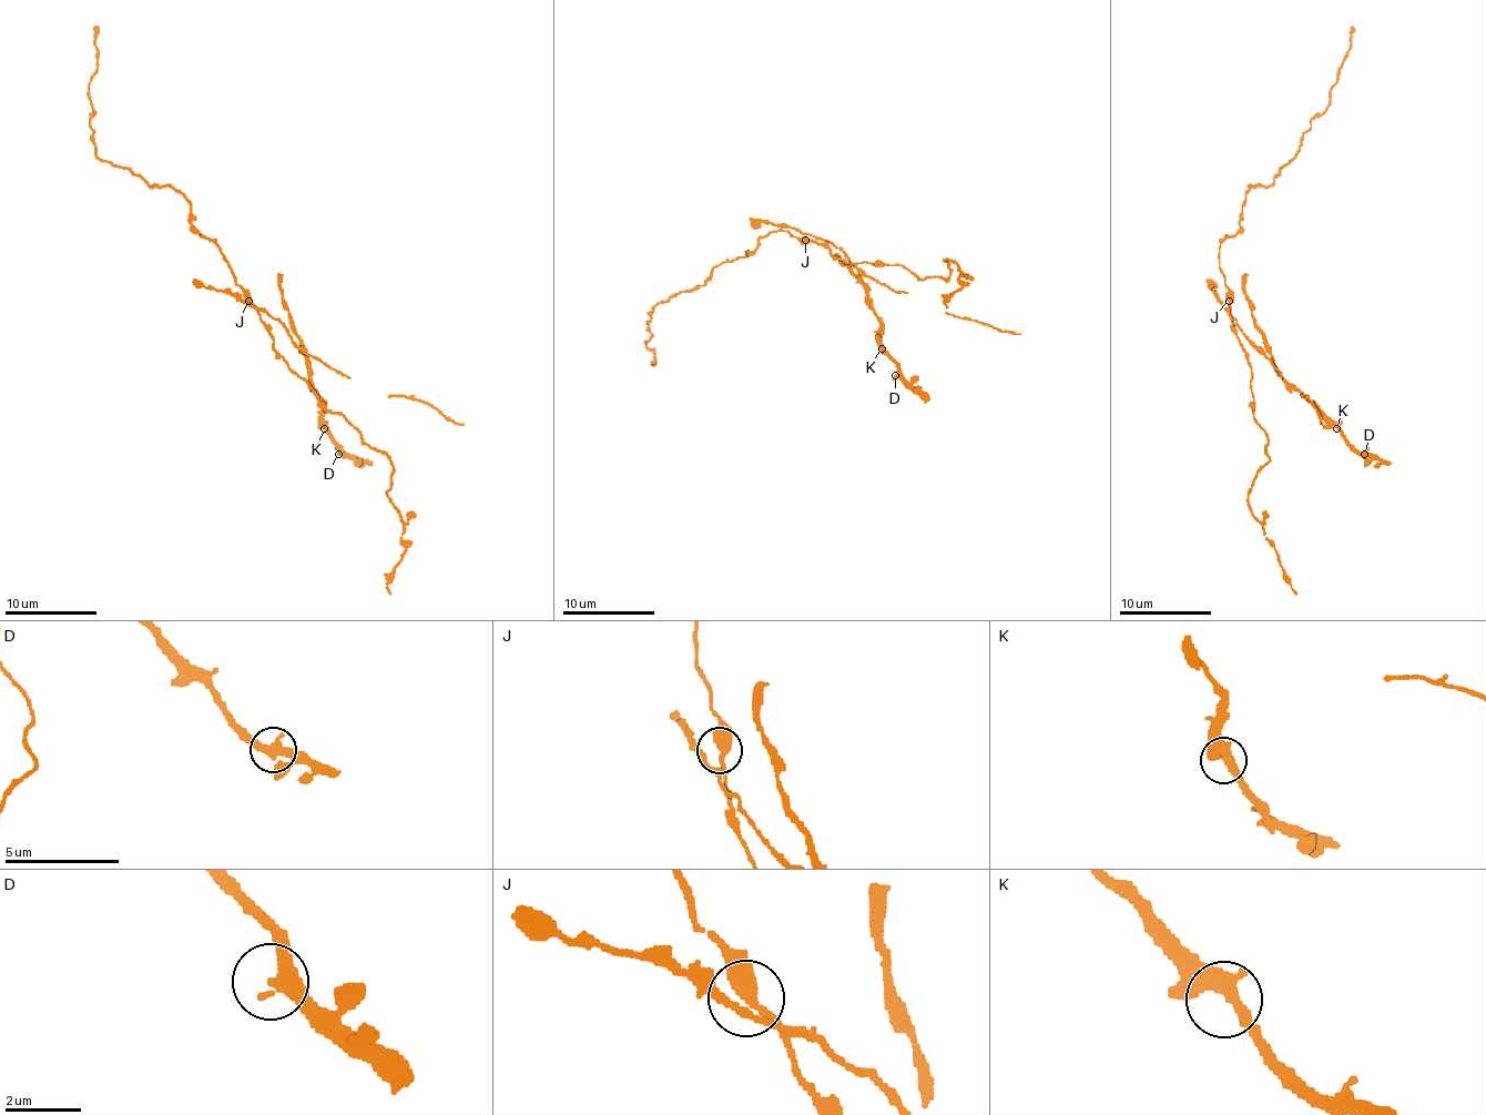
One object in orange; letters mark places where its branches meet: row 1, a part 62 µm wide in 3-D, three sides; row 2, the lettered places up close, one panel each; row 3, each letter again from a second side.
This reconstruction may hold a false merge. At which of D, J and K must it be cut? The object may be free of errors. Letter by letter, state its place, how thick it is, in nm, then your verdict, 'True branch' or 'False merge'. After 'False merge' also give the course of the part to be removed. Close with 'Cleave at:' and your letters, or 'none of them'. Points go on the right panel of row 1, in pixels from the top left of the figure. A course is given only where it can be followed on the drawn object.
D: Place: (1364, 454). Thickness 360 nm. True branch
J: Place: (1229, 301). Thickness 400 nm. True branch
K: Place: (1336, 428). Thickness 400 nm. True branch
Cleave at: none of them

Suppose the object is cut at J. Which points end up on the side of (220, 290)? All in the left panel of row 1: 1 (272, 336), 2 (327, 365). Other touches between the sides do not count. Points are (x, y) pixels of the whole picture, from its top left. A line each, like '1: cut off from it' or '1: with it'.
1: cut off from it
2: with it

